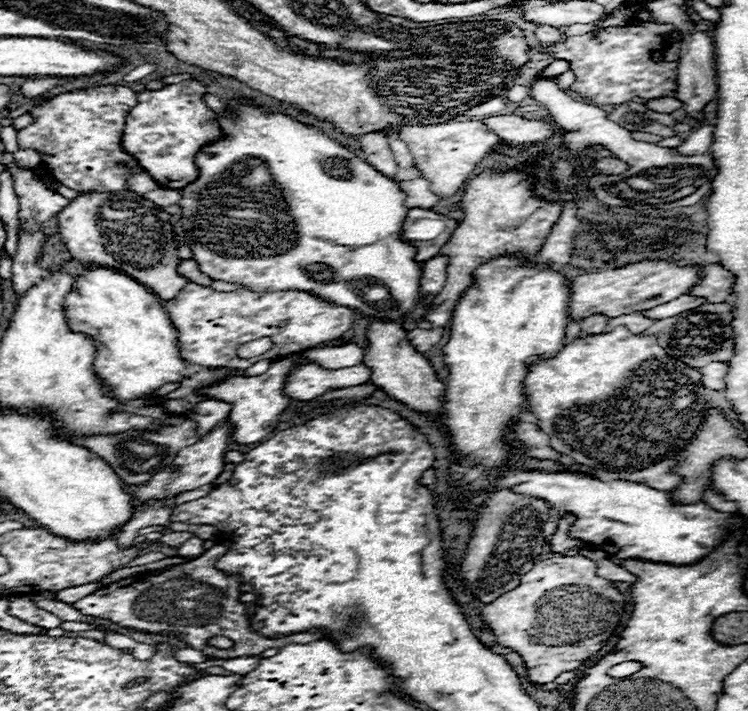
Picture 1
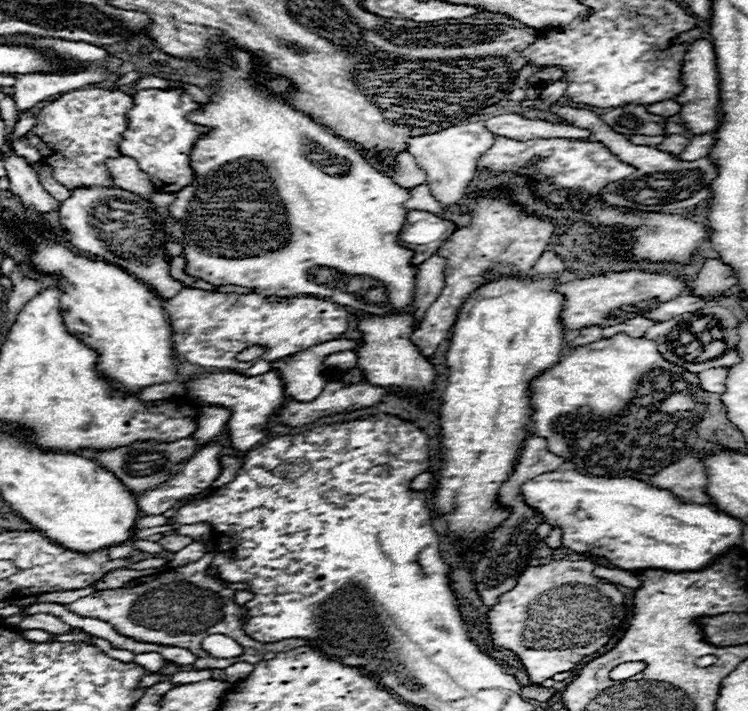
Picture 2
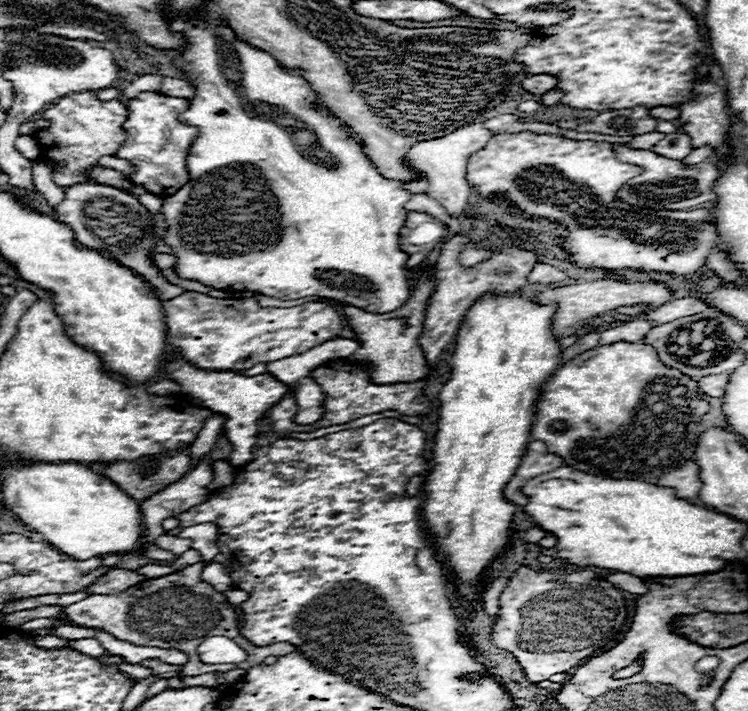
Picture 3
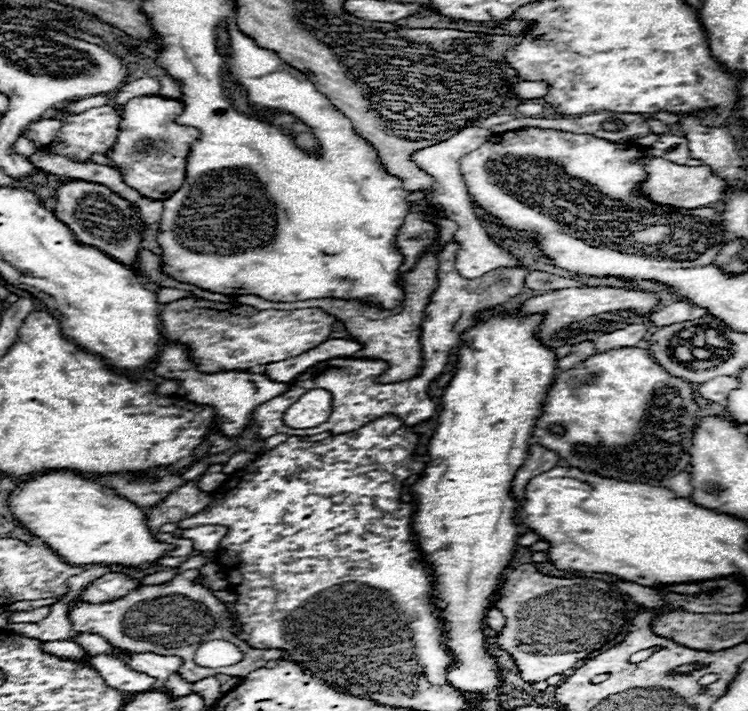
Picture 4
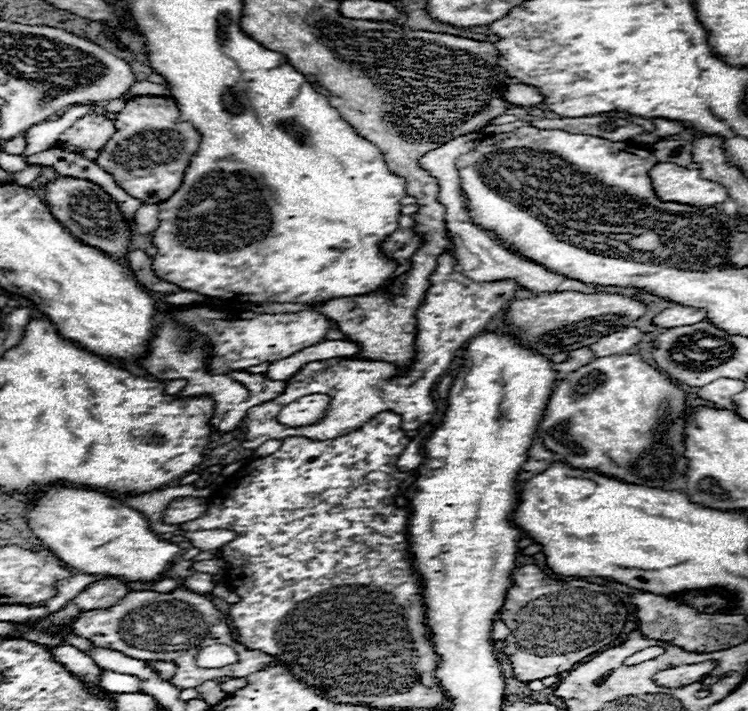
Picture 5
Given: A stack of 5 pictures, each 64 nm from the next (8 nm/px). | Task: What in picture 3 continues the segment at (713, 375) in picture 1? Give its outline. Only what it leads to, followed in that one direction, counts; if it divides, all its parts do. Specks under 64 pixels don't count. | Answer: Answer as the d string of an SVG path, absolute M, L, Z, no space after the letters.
M714 374L714 376L706 376L698 382L698 388L702 394L710 396L710 398L722 398L726 394L726 386L728 386L730 376L728 374Z

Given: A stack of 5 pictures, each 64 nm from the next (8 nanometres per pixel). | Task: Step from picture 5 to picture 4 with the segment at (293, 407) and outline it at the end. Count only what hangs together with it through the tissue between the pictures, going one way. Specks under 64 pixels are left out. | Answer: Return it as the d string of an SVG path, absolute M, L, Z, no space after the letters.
M310 390L300 396L284 414L284 424L292 428L312 428L322 424L330 414L330 394L324 390Z

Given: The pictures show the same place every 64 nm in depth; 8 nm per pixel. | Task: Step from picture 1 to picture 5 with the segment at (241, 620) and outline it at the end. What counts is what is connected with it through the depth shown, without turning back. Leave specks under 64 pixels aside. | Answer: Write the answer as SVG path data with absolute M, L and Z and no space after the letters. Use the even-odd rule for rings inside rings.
M176 588L170 594L158 592L128 592L120 598L118 604L104 608L104 610L88 610L80 614L80 618L72 624L74 634L90 640L98 648L118 650L128 658L136 660L162 660L174 662L176 674L170 682L178 690L196 688L208 680L216 680L222 676L228 678L244 678L256 670L266 668L274 658L268 654L260 654L258 650L248 650L238 644L232 634L230 626L226 624L226 616L212 604L212 600L194 594L184 588ZM212 644L226 644L238 654L238 662L222 666L222 668L200 668L196 666L196 654Z

